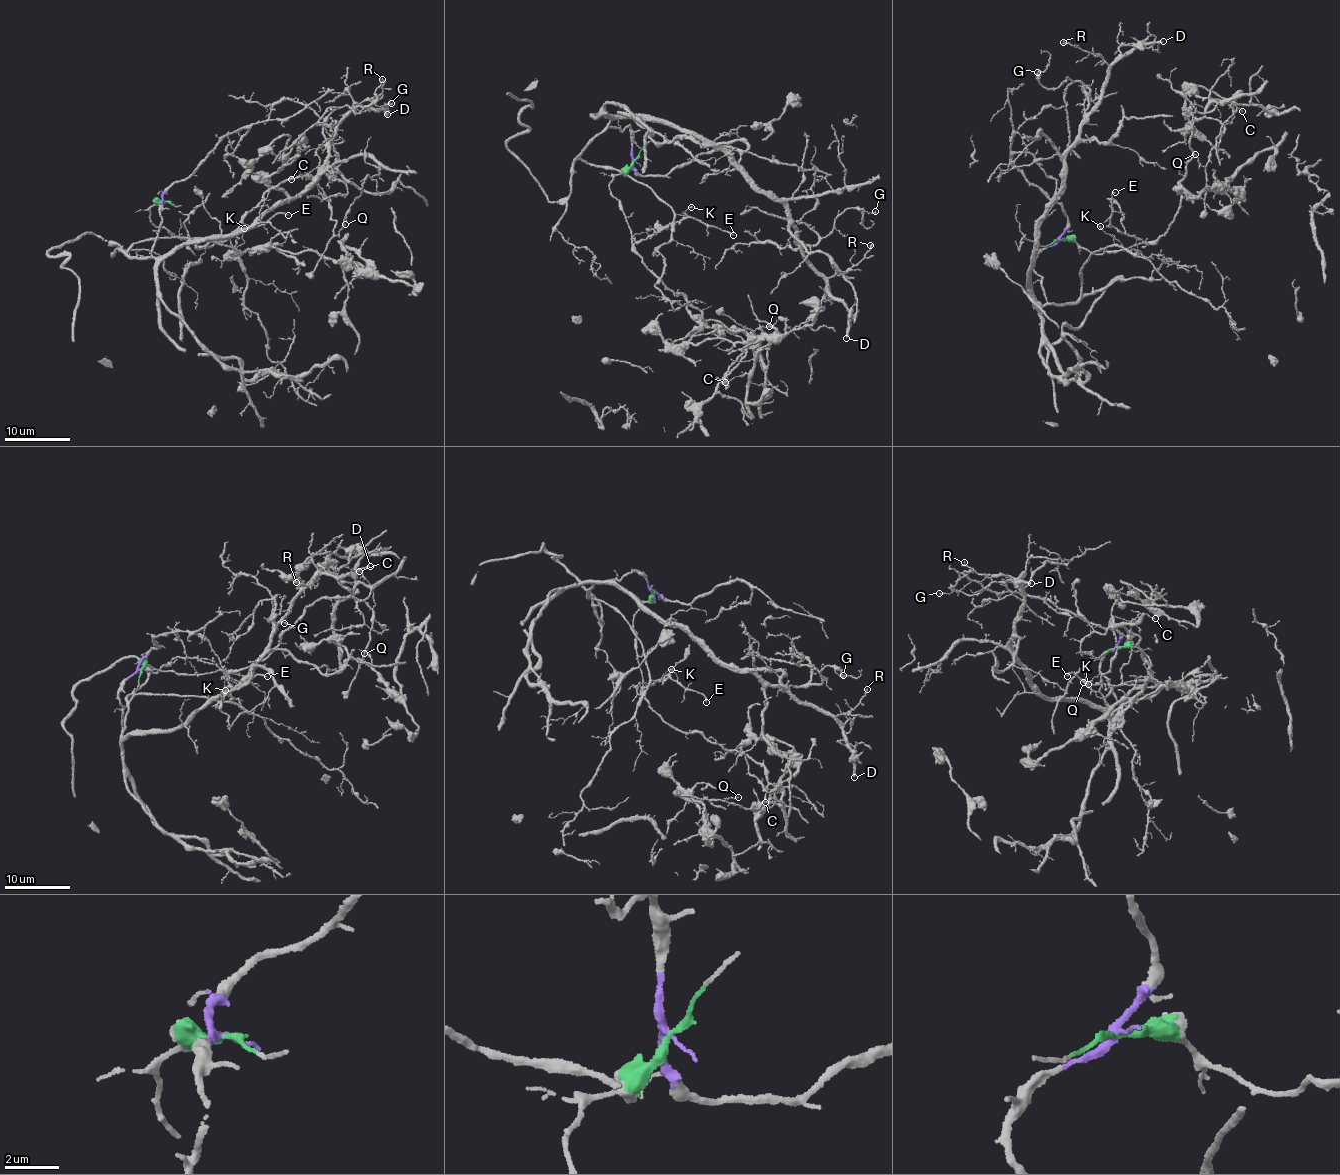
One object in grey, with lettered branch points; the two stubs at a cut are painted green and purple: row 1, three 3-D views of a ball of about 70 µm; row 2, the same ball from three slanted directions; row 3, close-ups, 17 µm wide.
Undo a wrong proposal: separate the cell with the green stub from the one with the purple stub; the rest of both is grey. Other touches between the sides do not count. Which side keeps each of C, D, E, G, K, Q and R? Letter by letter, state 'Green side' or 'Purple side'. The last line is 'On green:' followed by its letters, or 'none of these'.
C: Green side
D: Purple side
E: Green side
G: Purple side
K: Purple side
Q: Green side
R: Purple side
On green: C, E, Q

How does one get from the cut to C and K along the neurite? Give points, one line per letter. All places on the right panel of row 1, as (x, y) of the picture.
C: (1059, 239), (1096, 253), (1166, 234), (1192, 154), (1191, 124), (1209, 117), (1232, 123), (1231, 103), (1242, 111)
K: (1059, 239), (1033, 261), (1033, 270), (1046, 301), (1062, 306), (1081, 297), (1082, 264), (1112, 243), (1099, 226)

